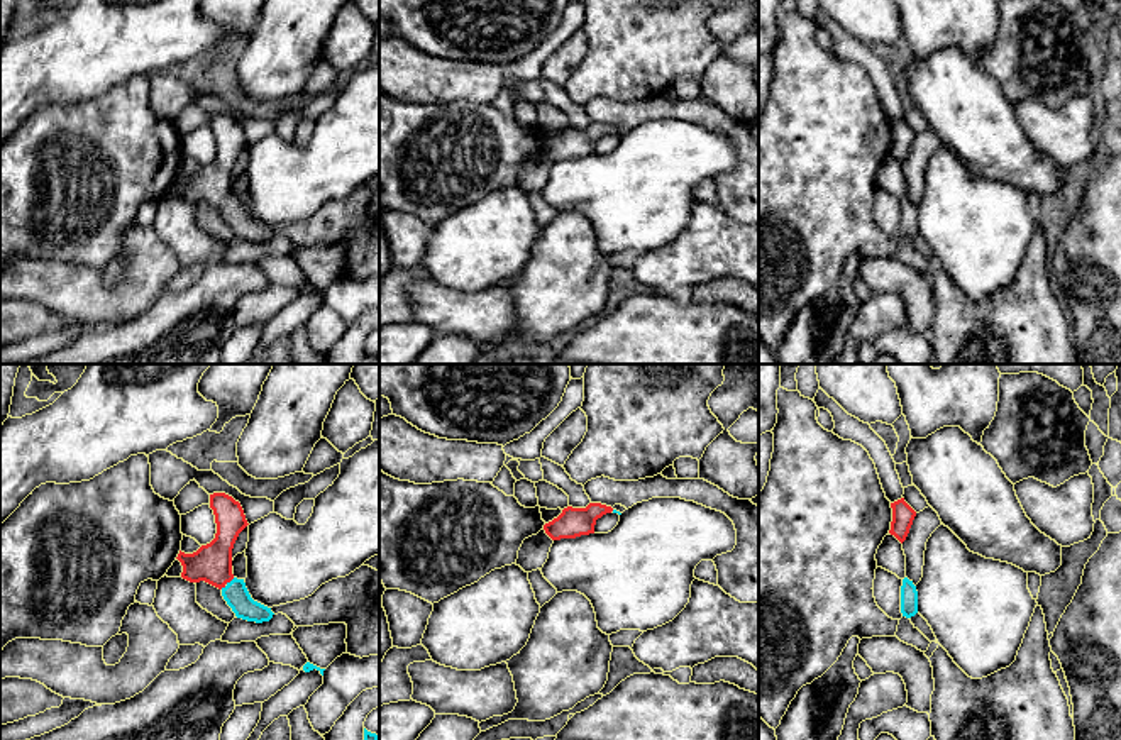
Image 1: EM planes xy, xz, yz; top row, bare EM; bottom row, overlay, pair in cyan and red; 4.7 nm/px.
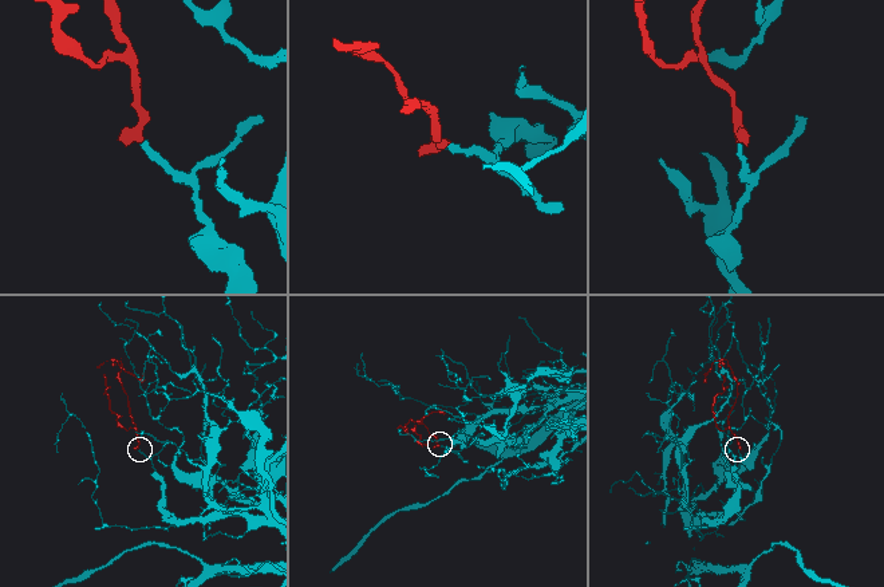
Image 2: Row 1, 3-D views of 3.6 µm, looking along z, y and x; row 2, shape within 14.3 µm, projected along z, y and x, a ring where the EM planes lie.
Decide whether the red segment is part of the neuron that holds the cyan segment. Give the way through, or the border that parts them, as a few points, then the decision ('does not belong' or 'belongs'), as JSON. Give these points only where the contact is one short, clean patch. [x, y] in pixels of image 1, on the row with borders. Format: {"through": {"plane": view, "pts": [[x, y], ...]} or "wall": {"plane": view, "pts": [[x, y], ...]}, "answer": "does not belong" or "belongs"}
{"through": {"plane": "xy", "pts": [[236, 593], [231, 581], [212, 563]]}, "answer": "belongs"}

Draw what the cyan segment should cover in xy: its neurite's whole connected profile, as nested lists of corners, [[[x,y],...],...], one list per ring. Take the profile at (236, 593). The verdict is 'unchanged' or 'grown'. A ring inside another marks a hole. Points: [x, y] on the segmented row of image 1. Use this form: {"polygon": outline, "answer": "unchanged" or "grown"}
{"polygon": [[[213,493],[210,508],[217,523],[215,538],[193,554],[179,550],[176,559],[183,566],[181,577],[190,583],[205,581],[218,588],[237,618],[256,623],[269,621],[274,615],[271,608],[254,601],[244,579],[232,574],[234,544],[249,525],[240,503],[225,493]]], "answer": "grown"}

